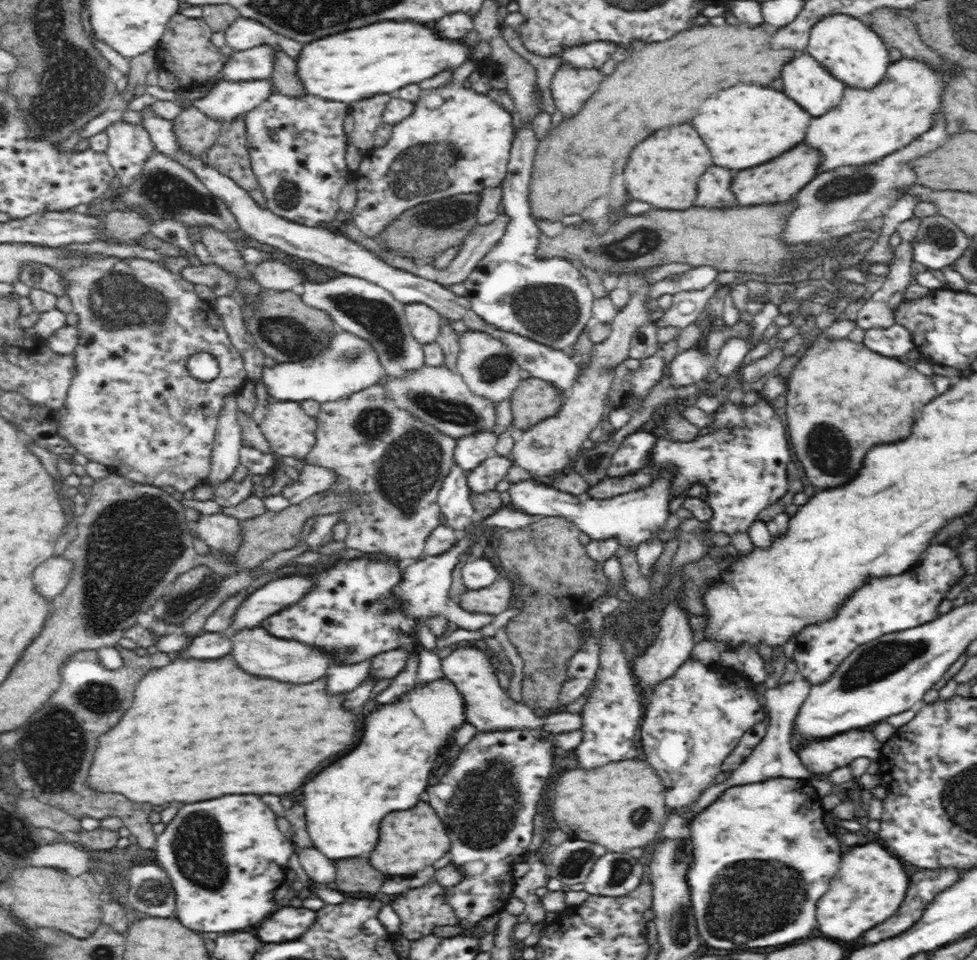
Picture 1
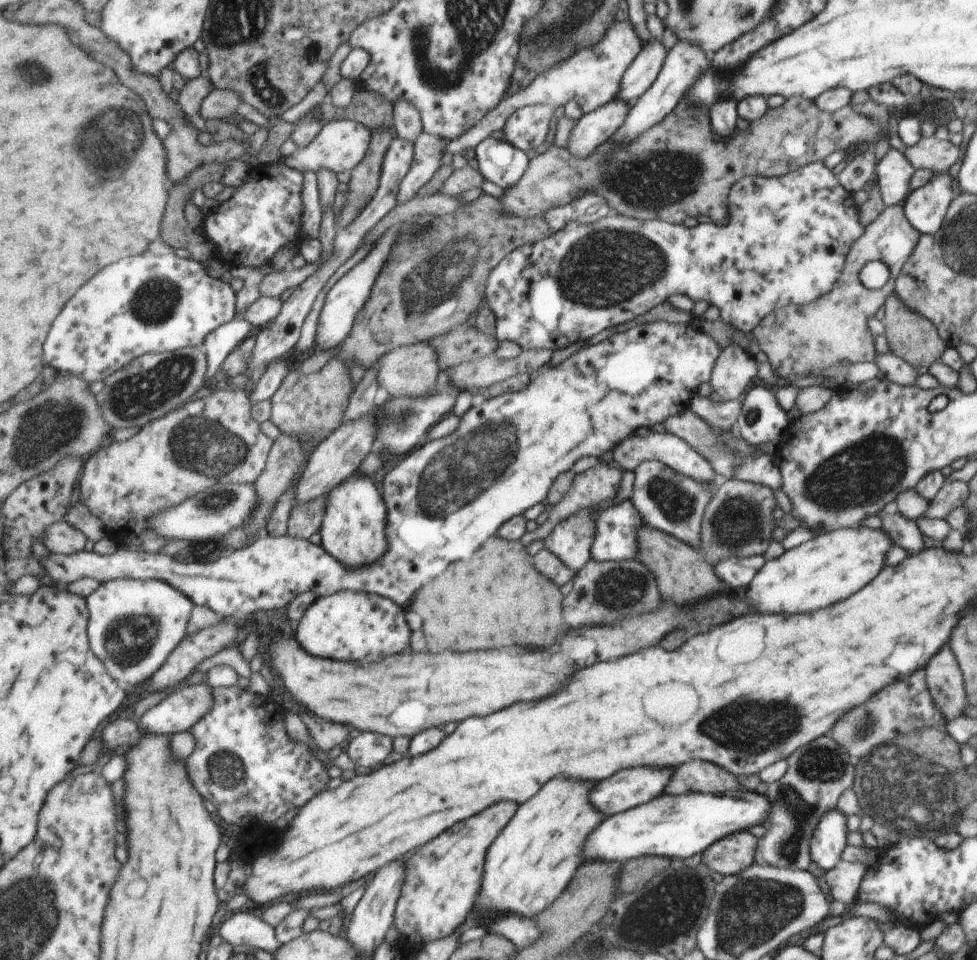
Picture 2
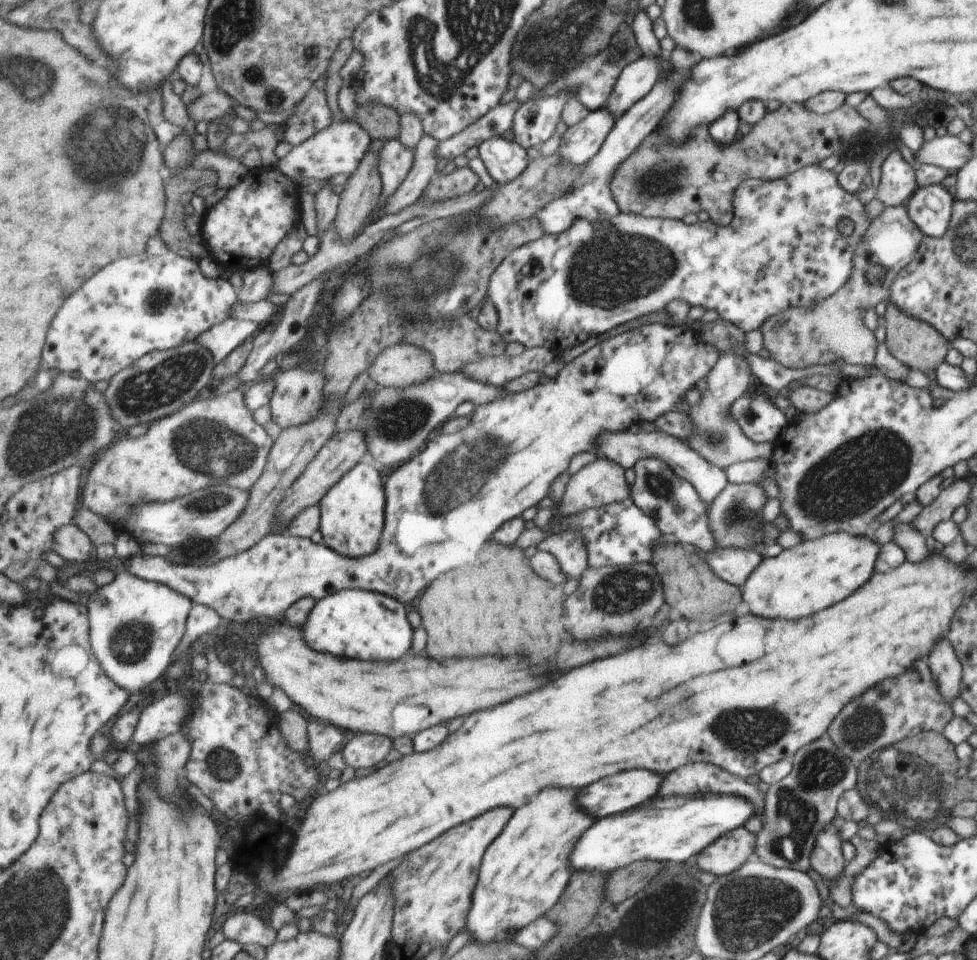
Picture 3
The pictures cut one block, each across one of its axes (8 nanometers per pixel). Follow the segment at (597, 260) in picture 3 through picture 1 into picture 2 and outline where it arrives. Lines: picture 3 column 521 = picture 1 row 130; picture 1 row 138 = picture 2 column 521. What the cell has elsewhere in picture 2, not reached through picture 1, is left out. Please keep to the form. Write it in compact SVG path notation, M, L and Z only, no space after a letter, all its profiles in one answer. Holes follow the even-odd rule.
M824 162L808 163L790 174L780 175L780 178L768 178L763 175L748 175L735 186L727 196L728 222L726 225L719 223L698 223L695 227L686 227L684 224L676 225L660 221L640 222L640 220L620 216L616 212L610 213L600 225L595 223L569 222L552 236L536 241L531 245L522 245L511 252L511 257L504 257L500 266L496 265L496 274L492 274L492 282L488 285L488 302L486 304L495 314L495 338L503 341L516 342L524 351L532 349L550 349L556 351L565 346L572 346L573 342L588 342L589 338L596 338L596 334L604 334L604 330L612 330L612 326L624 324L634 320L640 314L648 312L654 306L668 301L672 293L689 296L692 302L706 300L714 308L718 309L723 322L733 325L744 333L751 332L759 325L759 322L775 309L786 305L804 306L818 300L823 294L830 292L836 282L837 276L844 268L846 255L855 240L858 240L864 229L858 222L858 206L854 204L853 193L848 191L841 182L838 182L828 170Z

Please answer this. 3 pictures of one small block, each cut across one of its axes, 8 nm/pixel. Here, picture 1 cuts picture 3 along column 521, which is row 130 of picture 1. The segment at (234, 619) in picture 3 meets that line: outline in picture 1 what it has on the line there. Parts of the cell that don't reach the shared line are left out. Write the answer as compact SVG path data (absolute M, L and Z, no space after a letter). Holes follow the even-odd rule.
M471 63L462 64L462 68L454 72L452 80L446 86L422 90L420 98L415 102L414 112L401 123L393 125L388 142L384 146L374 146L372 150L368 150L360 170L353 173L357 200L349 214L349 218L363 234L372 238L378 236L384 226L417 204L450 198L454 194L477 194L484 188L500 186L506 178L504 174L507 173L512 140L515 139L512 136L512 114L490 96L476 94L471 87L462 86L473 68Z

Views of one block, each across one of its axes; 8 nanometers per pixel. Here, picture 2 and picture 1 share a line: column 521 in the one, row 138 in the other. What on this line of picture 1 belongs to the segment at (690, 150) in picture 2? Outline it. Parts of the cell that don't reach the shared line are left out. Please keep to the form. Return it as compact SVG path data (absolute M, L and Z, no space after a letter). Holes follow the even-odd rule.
M192 106L184 109L172 125L180 147L198 157L218 140L223 123Z

